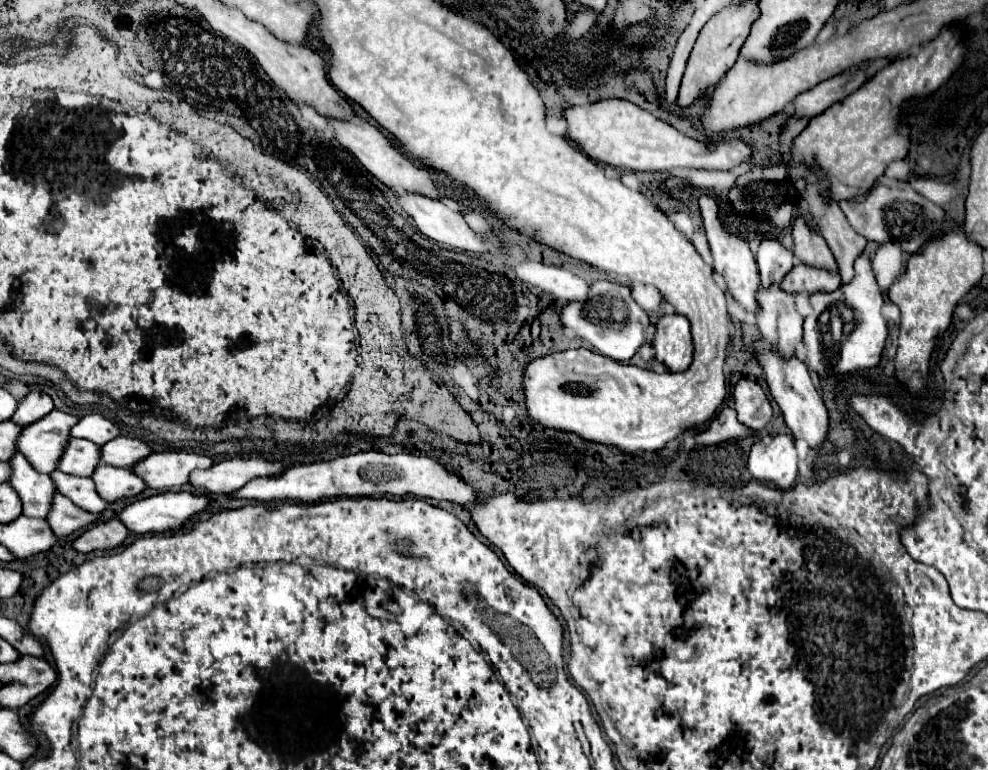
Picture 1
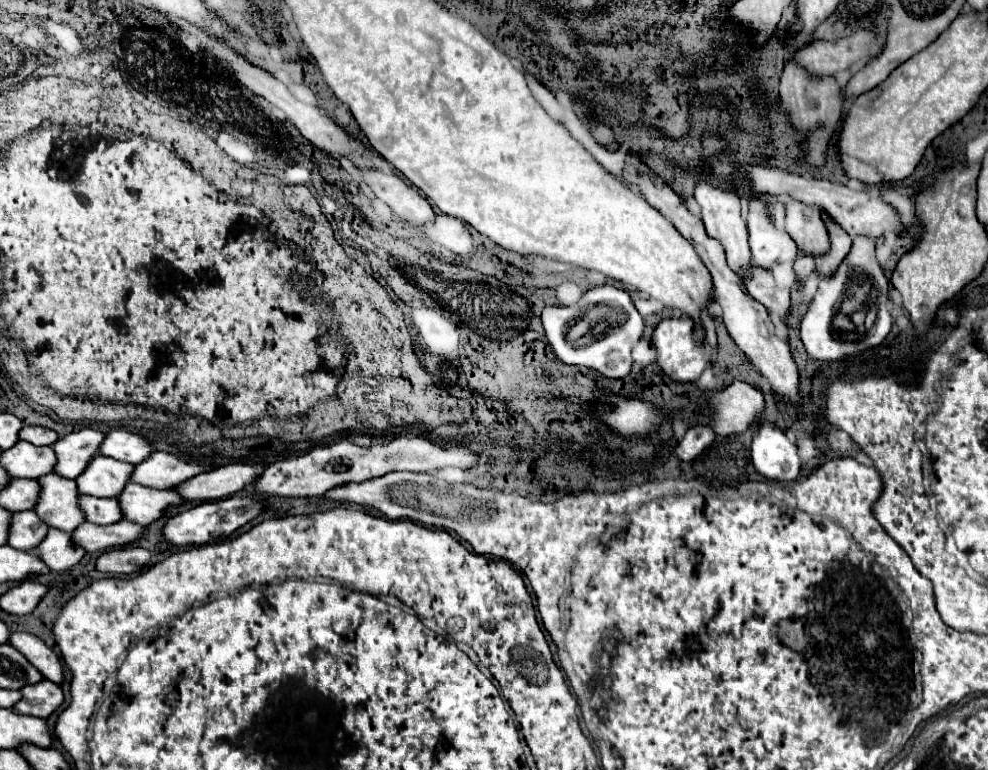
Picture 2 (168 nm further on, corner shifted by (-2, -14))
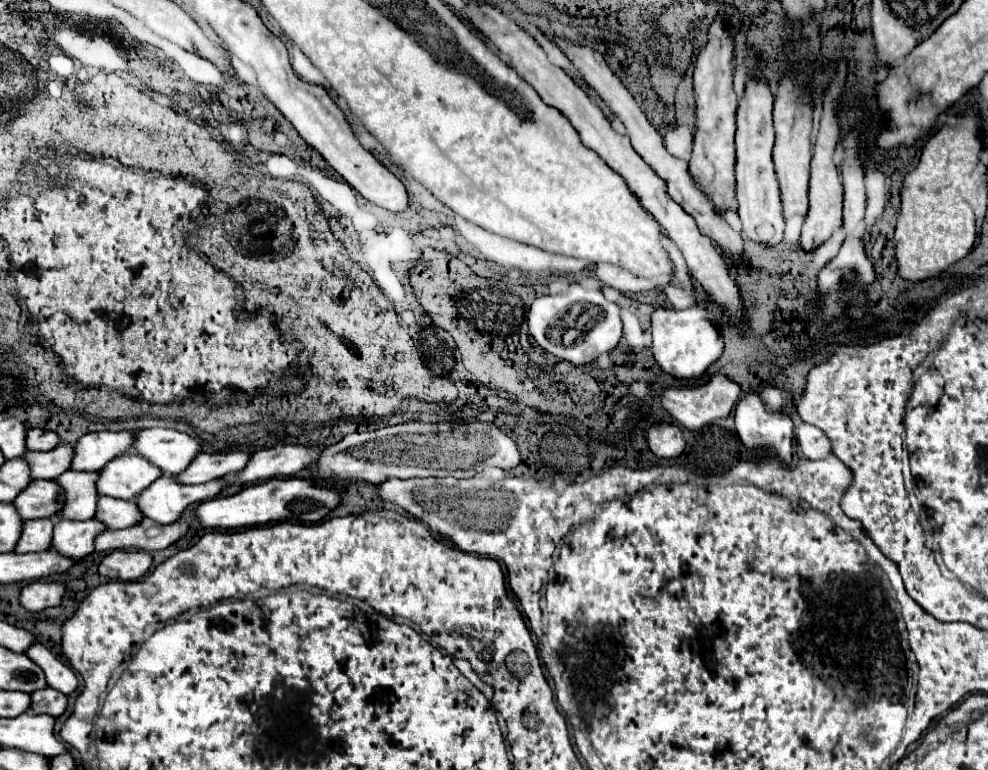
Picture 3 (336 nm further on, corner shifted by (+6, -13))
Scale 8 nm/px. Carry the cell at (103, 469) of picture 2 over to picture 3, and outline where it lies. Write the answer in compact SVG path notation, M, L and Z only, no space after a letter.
M127 453L115 457L105 469L99 471L97 491L99 495L117 499L135 499L161 475L163 471L157 465L151 465L145 457Z

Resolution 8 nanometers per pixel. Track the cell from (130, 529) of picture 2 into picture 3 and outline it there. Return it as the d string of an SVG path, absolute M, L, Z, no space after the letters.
M143 519L139 525L105 531L95 539L95 551L115 551L115 549L167 549L175 541L179 541L189 531L189 523L177 521L171 525L163 525L151 519Z

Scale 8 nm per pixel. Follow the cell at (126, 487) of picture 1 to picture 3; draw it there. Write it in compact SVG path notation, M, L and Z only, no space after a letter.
M163 475L149 489L145 489L135 503L145 517L167 525L175 523L189 505L215 499L225 487L227 481L223 479L213 479L201 485L183 485L175 477Z

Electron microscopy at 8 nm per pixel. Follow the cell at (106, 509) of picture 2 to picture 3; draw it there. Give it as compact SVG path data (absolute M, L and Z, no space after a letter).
M101 495L95 519L105 523L109 529L127 529L143 521L143 515L135 501L123 501L123 499Z

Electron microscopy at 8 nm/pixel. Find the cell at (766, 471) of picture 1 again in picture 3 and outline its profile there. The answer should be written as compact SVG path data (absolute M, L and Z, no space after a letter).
M759 393L745 395L735 407L735 429L745 447L769 447L783 463L791 463L793 421L771 411Z

